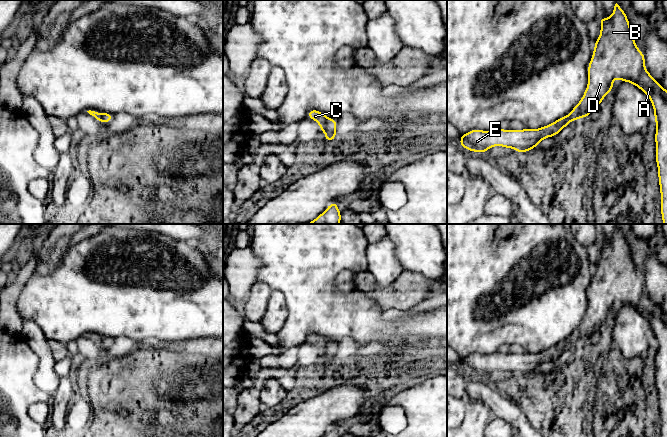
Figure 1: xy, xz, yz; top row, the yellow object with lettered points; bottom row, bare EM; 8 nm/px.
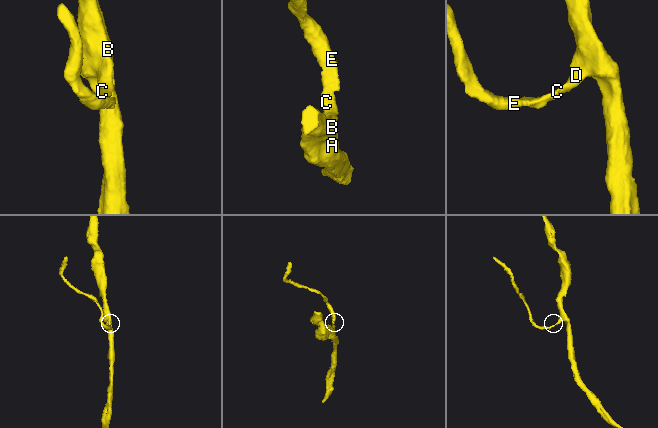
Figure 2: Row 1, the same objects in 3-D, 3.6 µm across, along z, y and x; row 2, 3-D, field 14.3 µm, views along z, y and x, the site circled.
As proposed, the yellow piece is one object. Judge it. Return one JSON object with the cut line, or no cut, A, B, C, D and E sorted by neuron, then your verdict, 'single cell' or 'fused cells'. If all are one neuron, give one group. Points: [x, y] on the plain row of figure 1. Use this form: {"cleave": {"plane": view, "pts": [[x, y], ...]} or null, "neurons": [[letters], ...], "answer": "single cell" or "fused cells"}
{"cleave": null, "neurons": [["A", "B", "C", "D", "E"]], "answer": "single cell"}

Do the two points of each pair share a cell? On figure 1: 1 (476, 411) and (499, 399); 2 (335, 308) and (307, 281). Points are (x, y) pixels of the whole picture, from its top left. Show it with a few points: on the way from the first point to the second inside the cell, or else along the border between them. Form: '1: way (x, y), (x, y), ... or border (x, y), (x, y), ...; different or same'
1: border (466, 393), (470, 399), (480, 400), (492, 415); different
2: way (328, 302), (314, 288); same

